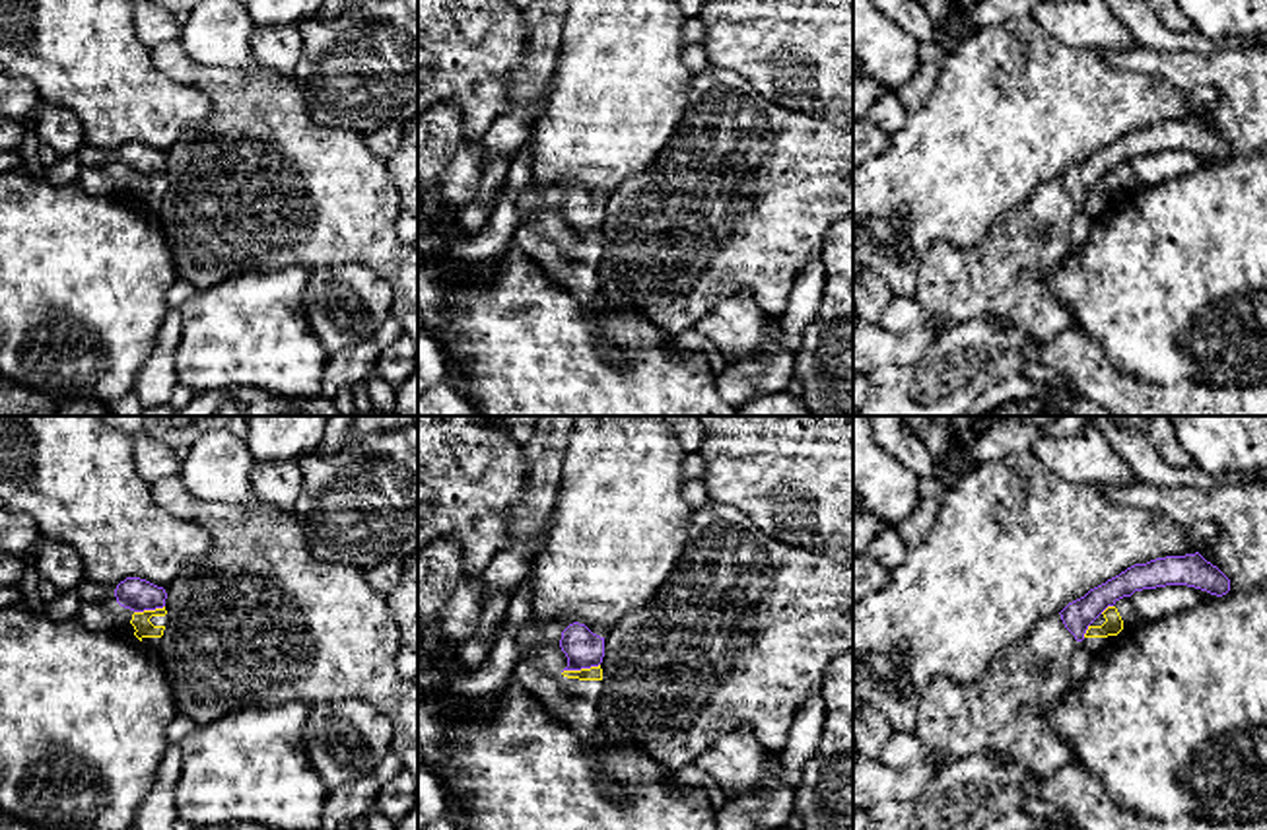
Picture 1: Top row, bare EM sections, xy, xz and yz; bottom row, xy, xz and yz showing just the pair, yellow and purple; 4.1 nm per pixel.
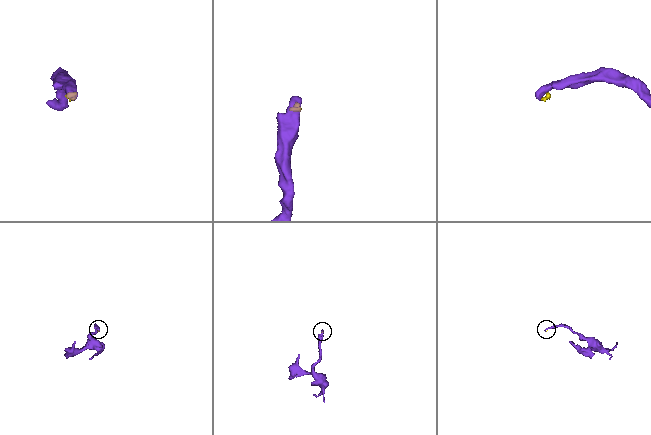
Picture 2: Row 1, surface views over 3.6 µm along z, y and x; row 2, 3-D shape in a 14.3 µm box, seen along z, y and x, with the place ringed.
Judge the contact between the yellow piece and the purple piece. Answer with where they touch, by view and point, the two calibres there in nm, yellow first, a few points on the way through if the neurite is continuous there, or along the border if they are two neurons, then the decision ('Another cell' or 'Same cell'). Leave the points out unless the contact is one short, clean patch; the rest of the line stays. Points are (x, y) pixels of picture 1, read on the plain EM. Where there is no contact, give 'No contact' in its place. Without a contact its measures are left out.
Touches yellow at xz (582, 234). Thickness 60 nm (yellow) against 160 nm. Boundary: xz (599, 228), (562, 238). Another cell

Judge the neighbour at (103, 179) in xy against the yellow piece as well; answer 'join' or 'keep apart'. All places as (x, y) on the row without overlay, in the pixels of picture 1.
join

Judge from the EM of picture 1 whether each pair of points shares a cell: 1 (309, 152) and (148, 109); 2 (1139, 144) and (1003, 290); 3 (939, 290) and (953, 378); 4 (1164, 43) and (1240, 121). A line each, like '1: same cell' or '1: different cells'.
1: different cells
2: same cell
3: different cells
4: different cells

